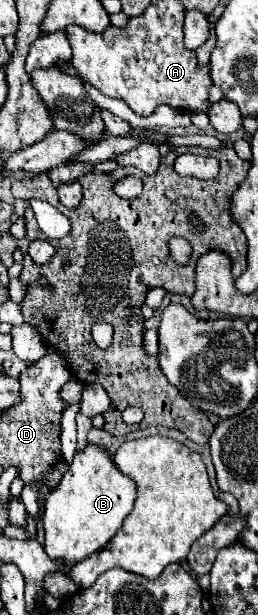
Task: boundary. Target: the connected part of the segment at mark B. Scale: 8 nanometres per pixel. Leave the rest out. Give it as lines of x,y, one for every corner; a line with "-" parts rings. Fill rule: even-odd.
86,444
86,448
82,450
82,452
76,452
74,454
74,458
72,458
72,462
68,464
68,470
66,470
66,474
62,476
62,480
60,480
60,484
50,492
50,496
46,498
46,504
44,504
44,514
42,514
42,524
44,524
44,532
46,532
46,540
44,540
44,550
46,550
46,554
50,556
50,558
64,558
66,560
66,568
64,568
64,572
68,570
68,566
72,566
74,562
78,562
78,560
84,560
84,558
88,558
92,552
96,552
96,550
100,550
100,548
104,548
106,546
106,542
118,532
118,528
122,526
122,520
128,516
128,512
134,508
134,500
136,500
136,482
134,480
130,480
130,476
126,476
124,472
120,472
118,468
116,468
116,464
114,464
114,460
112,460
112,456
110,456
110,452
106,450
106,448
102,448
102,446
98,446
98,444

